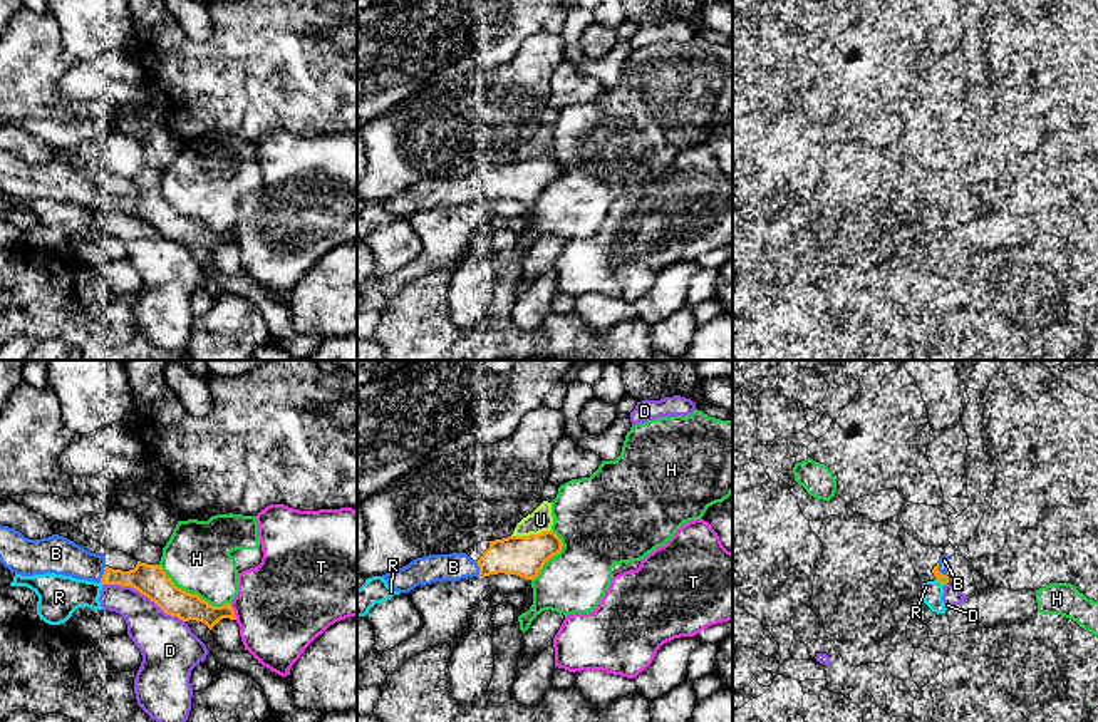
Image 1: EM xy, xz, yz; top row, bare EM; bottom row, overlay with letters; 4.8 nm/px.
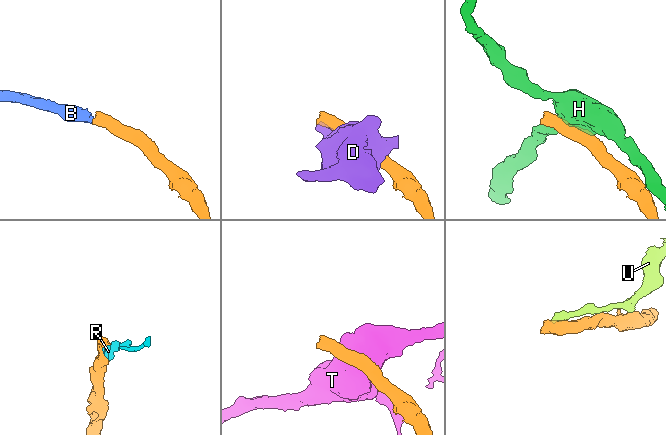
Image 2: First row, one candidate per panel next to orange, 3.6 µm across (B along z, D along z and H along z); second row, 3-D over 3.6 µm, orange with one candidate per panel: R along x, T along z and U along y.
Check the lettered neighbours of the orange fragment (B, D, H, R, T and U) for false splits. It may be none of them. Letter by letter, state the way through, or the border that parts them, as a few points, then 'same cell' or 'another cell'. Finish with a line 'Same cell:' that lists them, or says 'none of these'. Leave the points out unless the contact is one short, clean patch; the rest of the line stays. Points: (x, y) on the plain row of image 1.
B: same cell
D: another cell
H: another cell
R: another cell
T: border along xy (230, 228), (237, 243); another cell
U: border along xz (550, 154), (512, 161); another cell
Same cell: B

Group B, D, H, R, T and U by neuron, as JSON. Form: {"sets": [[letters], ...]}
{"sets": [["B"], ["D"], ["H"], ["R", "U"], ["T"]]}

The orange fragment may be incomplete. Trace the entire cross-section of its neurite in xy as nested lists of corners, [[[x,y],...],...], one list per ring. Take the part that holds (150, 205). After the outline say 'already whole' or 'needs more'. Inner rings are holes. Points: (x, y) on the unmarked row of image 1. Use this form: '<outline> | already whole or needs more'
[[[0,149],[0,188],[22,201],[55,198],[101,209],[131,211],[166,240],[183,246],[201,246],[210,255],[223,243],[236,245],[231,228],[213,231],[198,219],[178,213],[159,189],[137,186],[134,194],[112,194],[106,189],[104,179],[91,178],[59,159],[28,164]]] | needs more

